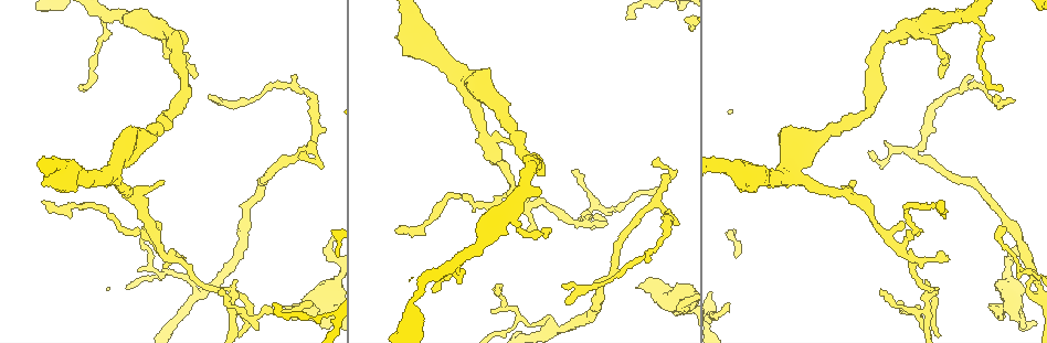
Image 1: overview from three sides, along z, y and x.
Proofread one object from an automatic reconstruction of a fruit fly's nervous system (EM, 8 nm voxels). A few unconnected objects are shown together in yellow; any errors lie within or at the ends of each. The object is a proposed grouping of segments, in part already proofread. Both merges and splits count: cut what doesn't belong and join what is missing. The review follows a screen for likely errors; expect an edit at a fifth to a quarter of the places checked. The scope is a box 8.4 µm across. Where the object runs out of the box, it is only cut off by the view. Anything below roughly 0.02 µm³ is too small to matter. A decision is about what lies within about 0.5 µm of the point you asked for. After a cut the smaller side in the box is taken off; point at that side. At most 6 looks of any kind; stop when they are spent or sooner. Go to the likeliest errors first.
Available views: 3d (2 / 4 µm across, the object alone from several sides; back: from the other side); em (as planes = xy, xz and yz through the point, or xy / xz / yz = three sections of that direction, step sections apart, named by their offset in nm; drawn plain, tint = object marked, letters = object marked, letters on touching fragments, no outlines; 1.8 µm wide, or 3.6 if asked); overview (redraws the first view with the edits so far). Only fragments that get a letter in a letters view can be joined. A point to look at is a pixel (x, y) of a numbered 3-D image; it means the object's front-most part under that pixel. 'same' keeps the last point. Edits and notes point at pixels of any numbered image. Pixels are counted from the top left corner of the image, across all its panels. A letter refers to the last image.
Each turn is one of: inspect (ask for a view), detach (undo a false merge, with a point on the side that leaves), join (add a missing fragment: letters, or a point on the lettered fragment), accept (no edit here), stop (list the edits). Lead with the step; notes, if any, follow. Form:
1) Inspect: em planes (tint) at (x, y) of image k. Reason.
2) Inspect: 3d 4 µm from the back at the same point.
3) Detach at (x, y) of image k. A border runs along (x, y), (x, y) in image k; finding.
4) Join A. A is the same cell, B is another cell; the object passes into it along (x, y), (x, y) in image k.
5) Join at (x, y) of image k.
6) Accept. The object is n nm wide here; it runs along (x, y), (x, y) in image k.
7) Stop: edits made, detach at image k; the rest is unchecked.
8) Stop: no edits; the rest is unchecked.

Inspect: em xz step 4 (letters) at (1002, 309) of image 1. Thick turns thin.

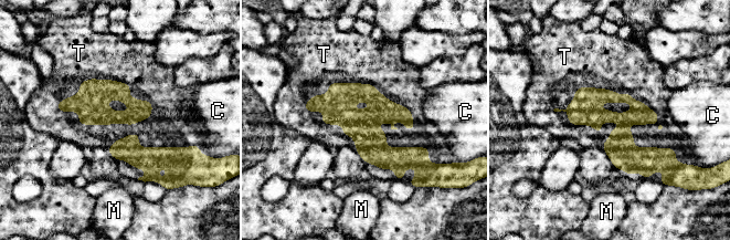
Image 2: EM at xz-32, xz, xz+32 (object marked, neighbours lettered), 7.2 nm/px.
Join T. T is the same cell, C and M are other cells; the object passes into it along (584, 110), (603, 89), (593, 59) in image 2; the cell continues.

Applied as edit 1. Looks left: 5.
Inspect: em 3.6 µm planes (letters) at (564, 284) of image 1. Tapers out.

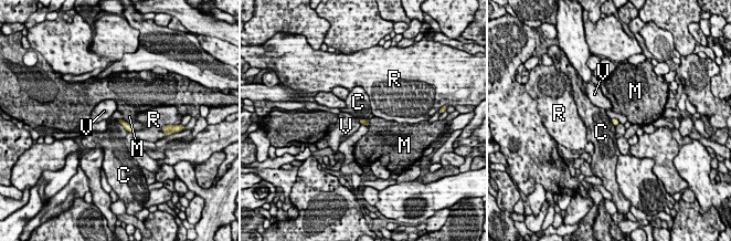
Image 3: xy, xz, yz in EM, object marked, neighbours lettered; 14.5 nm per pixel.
Accept. C, M, R and V are other cells; a border runs along (117, 119), (128, 132) in image 3; no lettered fragment goes on from it.

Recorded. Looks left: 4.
Inspect: em 3.6 µm planes (letters) at (945, 260) of image 1. Free end.

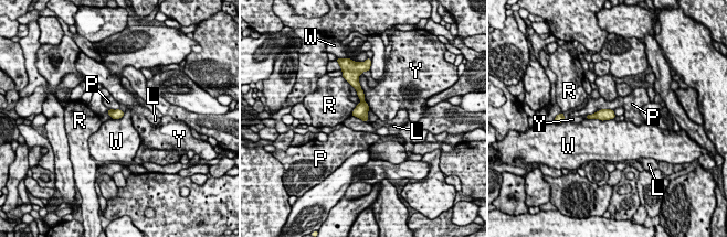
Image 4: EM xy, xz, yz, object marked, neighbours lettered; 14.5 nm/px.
Accept. L, P, R, W and Y are other cells; a border runs along (586, 118), (613, 119) in image 4; no lettered fragment goes on from it.

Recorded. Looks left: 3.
Stop: edits made, join at image 2; the rest is unchecked.

